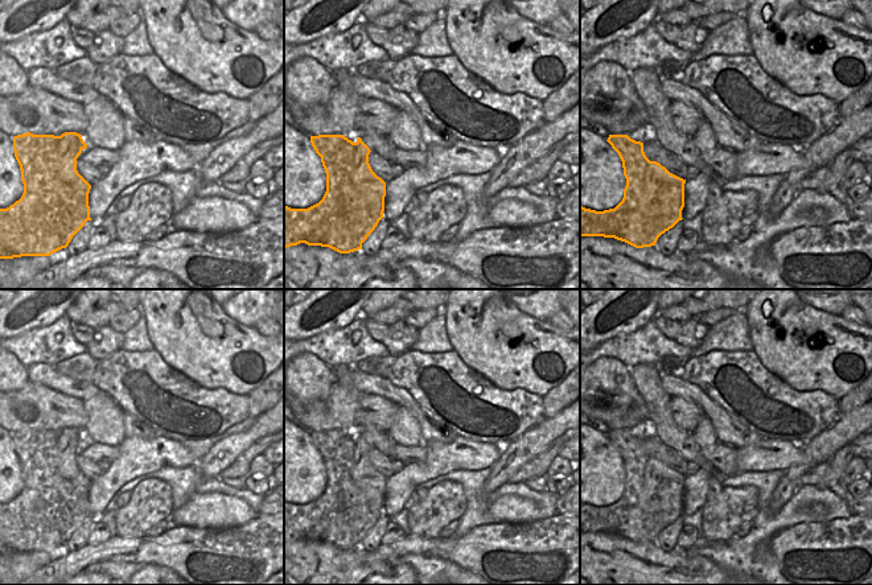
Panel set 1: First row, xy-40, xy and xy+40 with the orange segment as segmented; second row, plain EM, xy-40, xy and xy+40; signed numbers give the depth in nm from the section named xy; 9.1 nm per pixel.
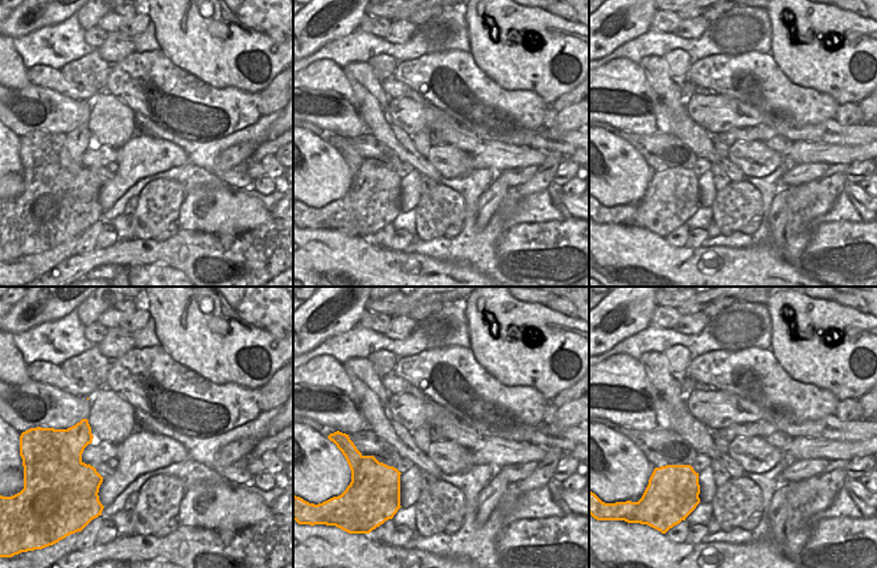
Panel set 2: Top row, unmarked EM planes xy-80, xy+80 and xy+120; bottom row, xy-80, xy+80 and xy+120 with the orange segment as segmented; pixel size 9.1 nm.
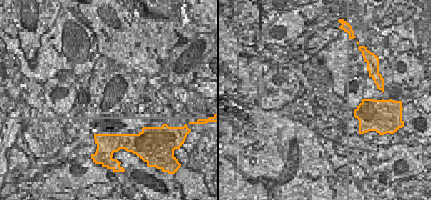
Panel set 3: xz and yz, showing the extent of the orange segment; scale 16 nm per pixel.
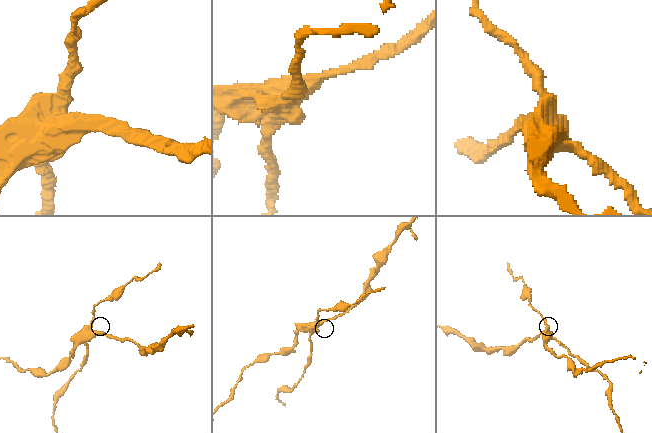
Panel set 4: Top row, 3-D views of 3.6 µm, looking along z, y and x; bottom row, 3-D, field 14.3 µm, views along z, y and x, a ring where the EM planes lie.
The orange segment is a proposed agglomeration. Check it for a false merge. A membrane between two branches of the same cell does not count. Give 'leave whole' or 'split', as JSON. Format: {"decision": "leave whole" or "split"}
{"decision": "split"}

